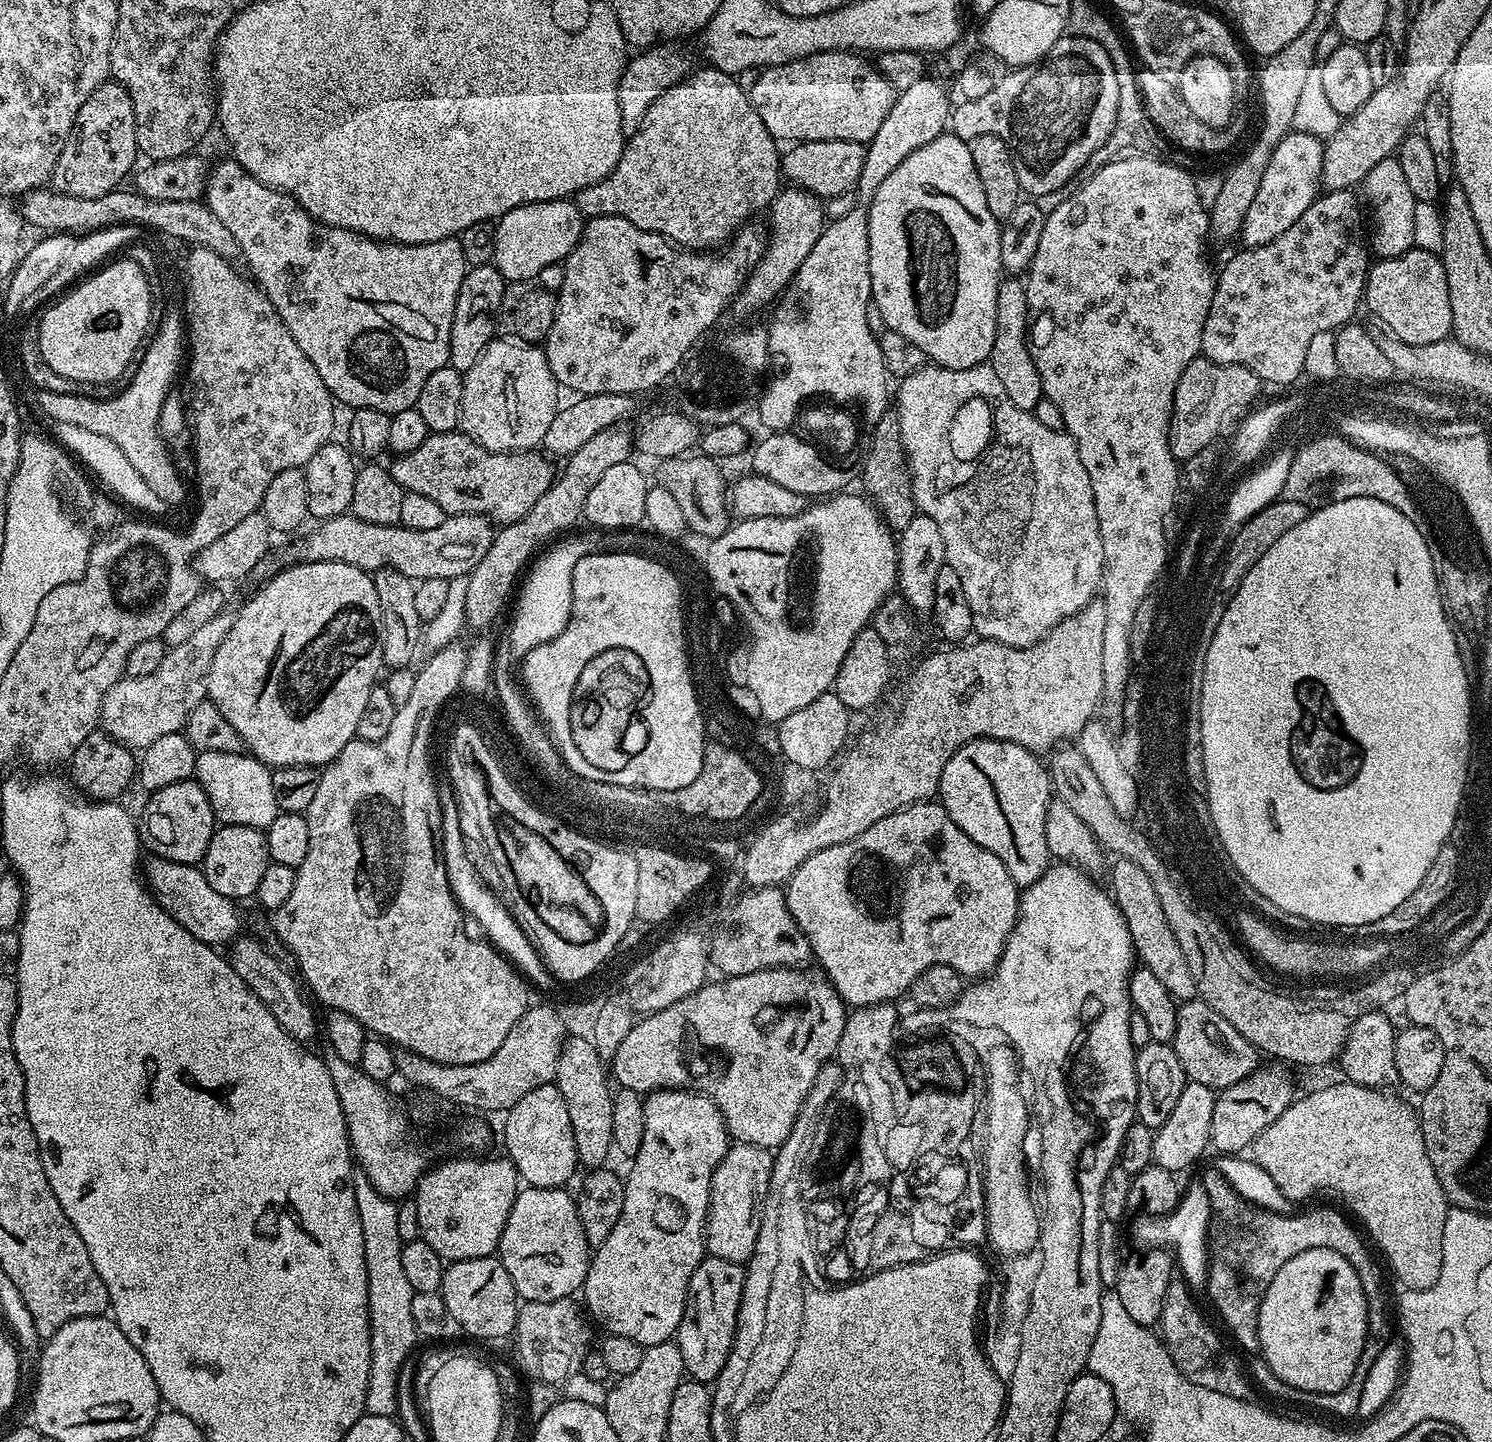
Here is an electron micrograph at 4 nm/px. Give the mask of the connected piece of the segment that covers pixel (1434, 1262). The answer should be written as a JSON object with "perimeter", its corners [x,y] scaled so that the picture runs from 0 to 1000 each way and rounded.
{"perimeter":[[[897,751],[890,752],[872,763],[871,761],[867,762],[849,784],[843,786],[838,797],[838,801],[843,809],[854,817],[855,822],[863,832],[871,834],[887,824],[896,827],[906,837],[905,843],[913,852],[914,848],[914,854],[922,859],[922,865],[928,868],[934,883],[941,890],[942,894],[961,892],[966,881],[966,850],[969,850],[972,836],[964,820],[964,814],[961,814],[961,809],[958,809],[950,772],[947,769],[946,771],[937,761],[932,760],[932,757]]]}

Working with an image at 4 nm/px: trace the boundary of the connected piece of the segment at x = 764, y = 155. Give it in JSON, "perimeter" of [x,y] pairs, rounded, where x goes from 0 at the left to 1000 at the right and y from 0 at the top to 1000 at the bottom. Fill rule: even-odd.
{"perimeter":[[[472,46],[472,48],[464,49],[460,55],[456,55],[450,61],[446,62],[444,65],[433,76],[433,82],[430,82],[430,87],[422,95],[420,95],[418,106],[416,107],[414,115],[406,123],[403,123],[400,128],[394,128],[389,131],[385,137],[385,141],[389,149],[392,151],[397,150],[416,150],[425,157],[428,157],[434,161],[438,161],[444,164],[446,166],[455,171],[458,173],[480,173],[482,169],[487,170],[491,163],[495,162],[499,157],[500,154],[506,147],[509,147],[517,142],[521,131],[524,128],[524,105],[521,98],[518,97],[516,90],[508,80],[508,76],[504,73],[503,66],[495,58],[495,55],[491,54],[487,50],[482,50],[479,46]]]}

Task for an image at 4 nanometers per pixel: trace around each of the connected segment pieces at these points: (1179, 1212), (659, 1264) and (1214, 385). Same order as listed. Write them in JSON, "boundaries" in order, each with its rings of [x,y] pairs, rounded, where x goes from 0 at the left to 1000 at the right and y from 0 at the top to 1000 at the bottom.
{"boundaries":[[[[805,819],[797,822],[793,826],[790,836],[786,841],[773,844],[771,841],[765,841],[759,849],[757,857],[763,865],[779,865],[787,868],[787,872],[792,886],[798,894],[806,894],[810,888],[810,847],[811,832],[808,824]]],[[[460,756],[434,758],[432,772],[433,784],[428,800],[423,802],[424,811],[421,816],[420,813],[417,842],[414,842],[414,848],[409,853],[409,859],[396,869],[390,902],[394,904],[393,907],[396,915],[402,917],[405,924],[417,925],[417,928],[423,928],[435,935],[448,931],[457,917],[462,886],[473,870],[472,849],[475,846],[477,815],[481,806],[488,800],[489,788],[479,764]]],[[[802,252],[795,254],[788,268],[786,287],[787,299],[785,300],[786,314],[788,316],[804,316],[804,309],[808,308],[820,296],[818,288],[826,283],[826,280],[834,280],[836,275],[842,272],[842,263],[832,254],[827,255],[812,255],[812,252]]]]}

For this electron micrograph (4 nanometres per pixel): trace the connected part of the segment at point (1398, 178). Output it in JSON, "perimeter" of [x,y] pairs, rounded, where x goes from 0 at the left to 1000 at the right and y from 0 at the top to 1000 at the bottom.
{"perimeter":[[[930,109],[924,112],[913,128],[914,137],[918,152],[918,172],[922,178],[930,180],[938,178],[948,171],[948,146],[950,139],[945,132],[945,128],[940,119],[940,115],[935,109]]]}

